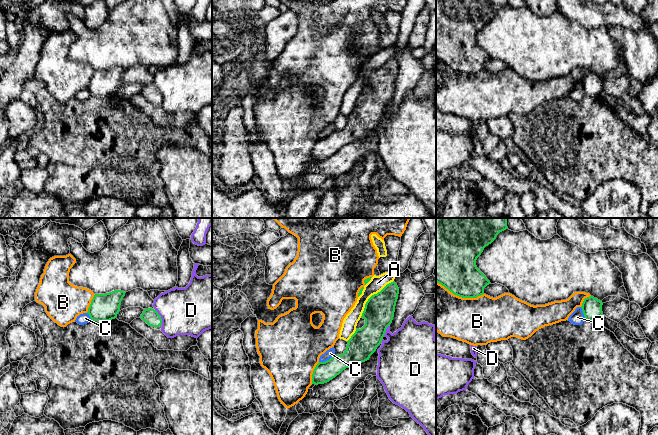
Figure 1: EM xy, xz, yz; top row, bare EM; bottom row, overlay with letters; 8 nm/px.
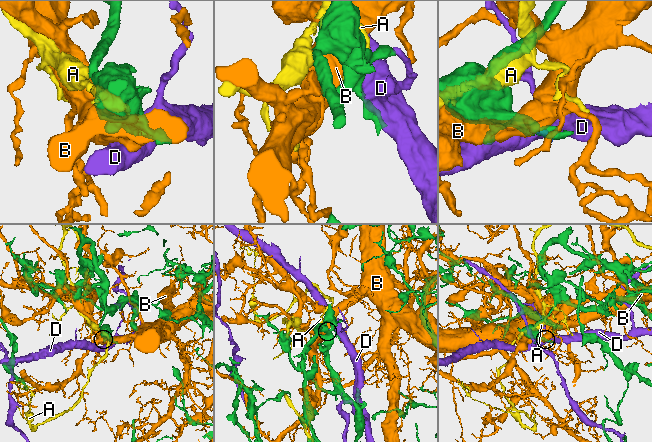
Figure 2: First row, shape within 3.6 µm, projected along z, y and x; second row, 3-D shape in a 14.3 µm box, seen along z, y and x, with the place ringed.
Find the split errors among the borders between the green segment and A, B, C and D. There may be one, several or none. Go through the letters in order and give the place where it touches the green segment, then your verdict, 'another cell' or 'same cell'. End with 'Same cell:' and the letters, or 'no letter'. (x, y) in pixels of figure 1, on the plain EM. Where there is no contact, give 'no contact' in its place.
A: meets green in xz at (371, 72); another cell
B: meets green in yz at (460, 72); another cell
C: meets green in xz at (327, 136); another cell
D: meets green in xy at (160, 92); another cell
Same cell: no letter

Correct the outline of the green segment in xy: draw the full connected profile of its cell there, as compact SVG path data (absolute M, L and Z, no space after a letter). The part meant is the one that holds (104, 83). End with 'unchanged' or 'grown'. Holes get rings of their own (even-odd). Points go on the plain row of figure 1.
M115 66L106 70L95 70L87 88L91 96L103 98L115 95L125 69Z; unchanged

